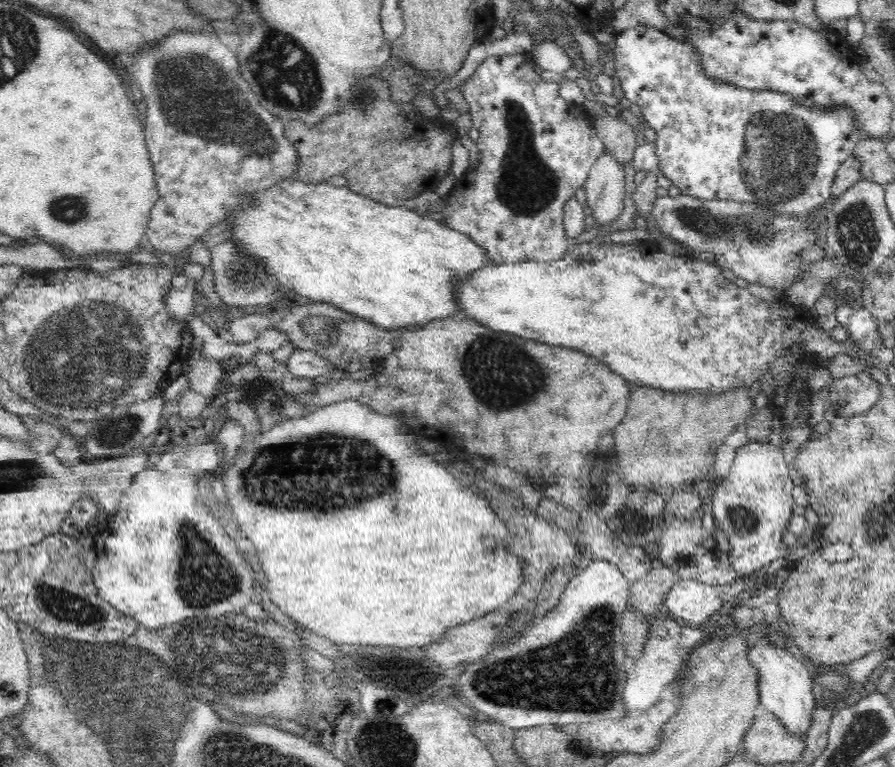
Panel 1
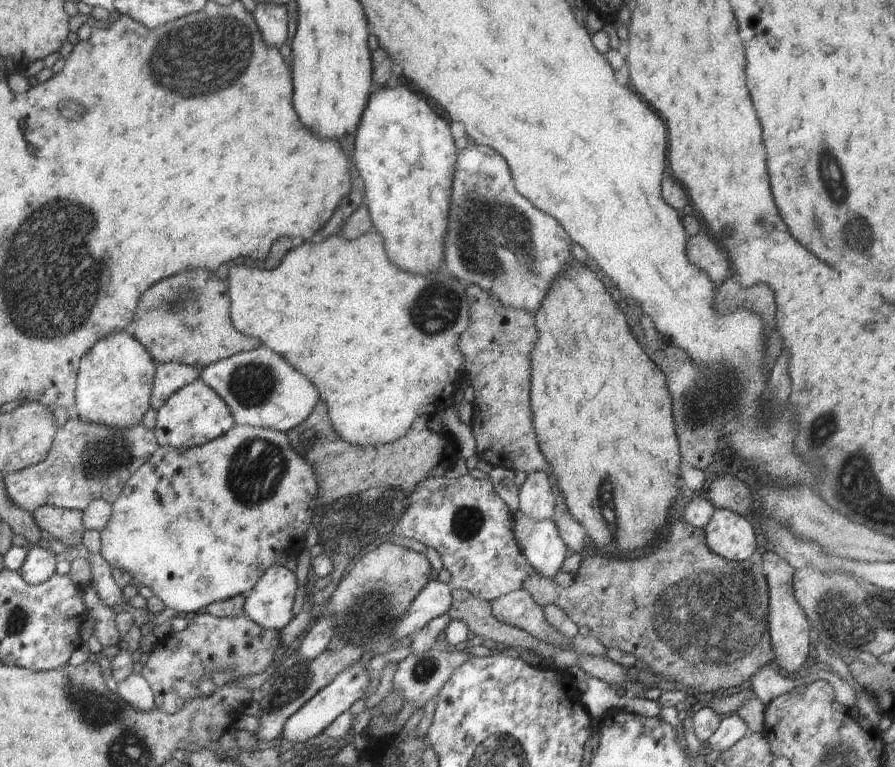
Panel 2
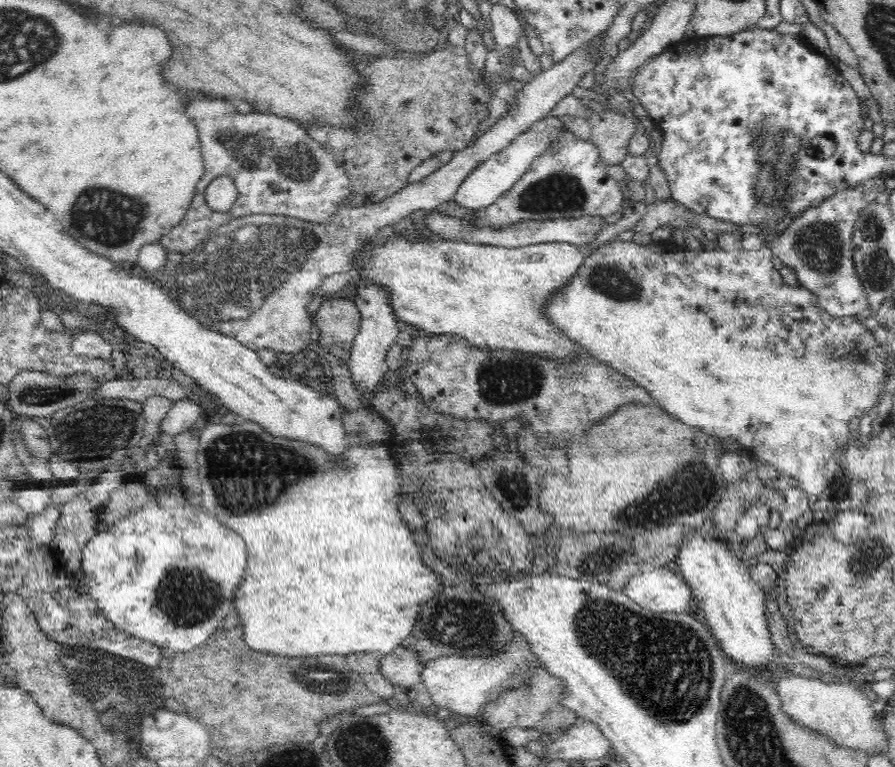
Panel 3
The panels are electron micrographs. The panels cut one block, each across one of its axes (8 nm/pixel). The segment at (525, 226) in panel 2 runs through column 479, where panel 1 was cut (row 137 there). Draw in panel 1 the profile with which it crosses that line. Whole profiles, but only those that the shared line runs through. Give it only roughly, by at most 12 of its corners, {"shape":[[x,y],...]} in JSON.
{"shape":[[212,32],[130,56],[155,254],[295,177],[285,124]]}

